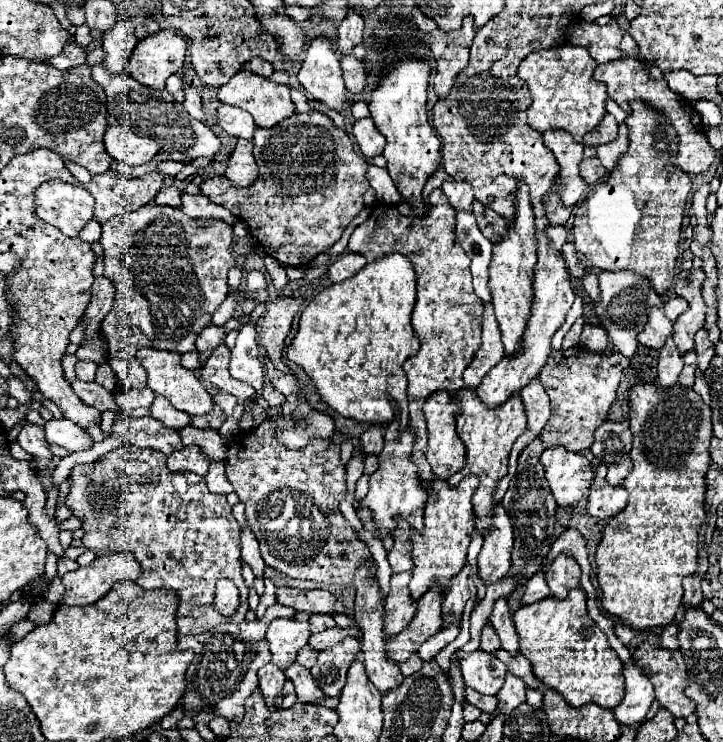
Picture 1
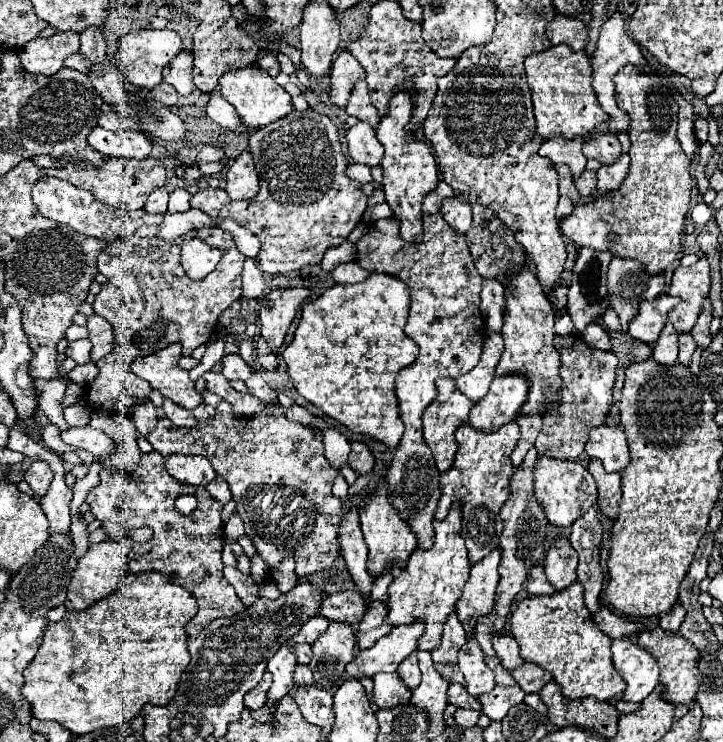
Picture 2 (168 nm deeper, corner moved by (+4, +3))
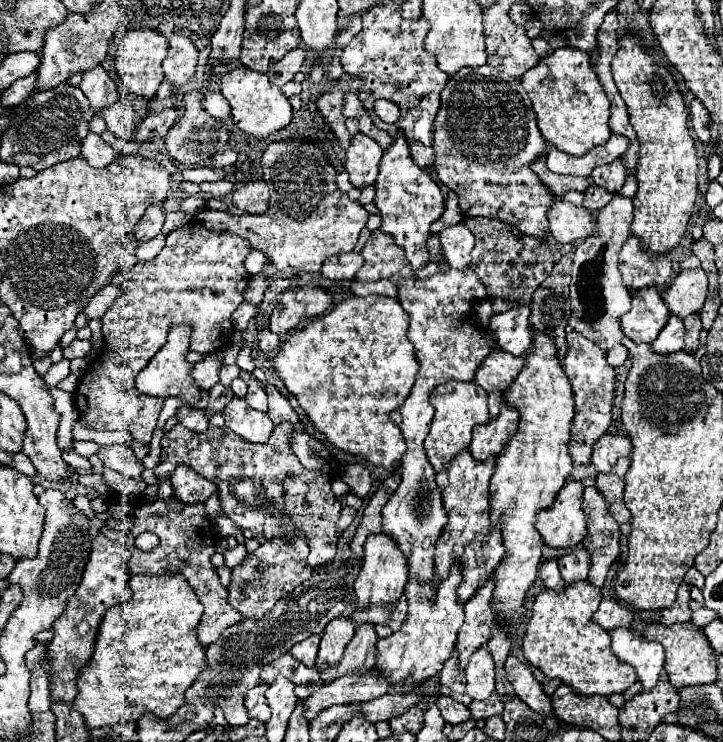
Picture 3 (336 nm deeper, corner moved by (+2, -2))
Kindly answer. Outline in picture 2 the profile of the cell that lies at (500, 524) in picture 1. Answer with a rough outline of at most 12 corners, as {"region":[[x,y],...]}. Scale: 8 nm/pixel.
{"region":[[500,549],[470,569],[456,615],[474,635],[494,609]]}

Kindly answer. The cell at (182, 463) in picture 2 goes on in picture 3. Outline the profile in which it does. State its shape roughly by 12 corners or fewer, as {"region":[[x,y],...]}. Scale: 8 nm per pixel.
{"region":[[178,466],[170,482],[186,504],[204,502],[216,484],[190,466]]}

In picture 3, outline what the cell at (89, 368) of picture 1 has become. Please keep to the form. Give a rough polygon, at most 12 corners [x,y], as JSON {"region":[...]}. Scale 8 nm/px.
{"region":[[74,340],[62,352],[66,360],[84,358],[90,340]]}

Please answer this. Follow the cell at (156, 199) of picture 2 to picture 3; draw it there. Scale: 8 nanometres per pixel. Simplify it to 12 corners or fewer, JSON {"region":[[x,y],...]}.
{"region":[[164,204],[148,206],[134,228],[140,242],[160,234],[164,226]]}

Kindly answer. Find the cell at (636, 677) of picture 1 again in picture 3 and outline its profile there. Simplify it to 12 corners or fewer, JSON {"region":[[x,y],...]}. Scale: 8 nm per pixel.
{"region":[[628,628],[610,636],[612,652],[652,690],[664,648]]}

